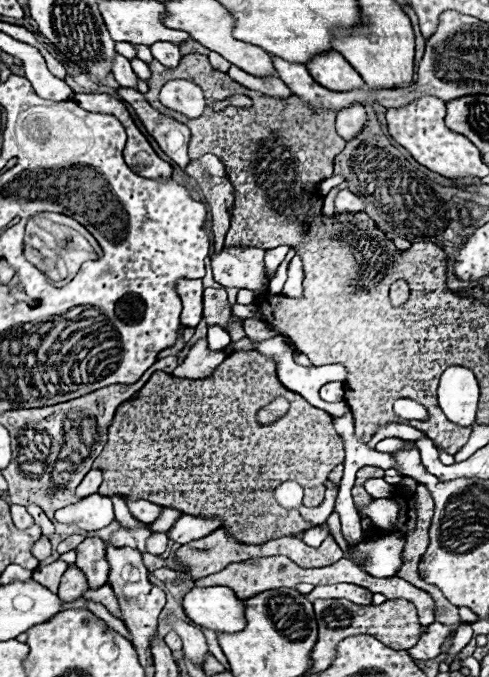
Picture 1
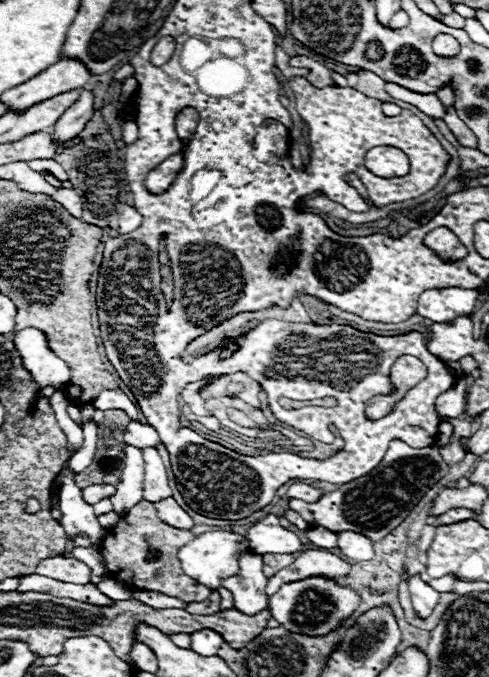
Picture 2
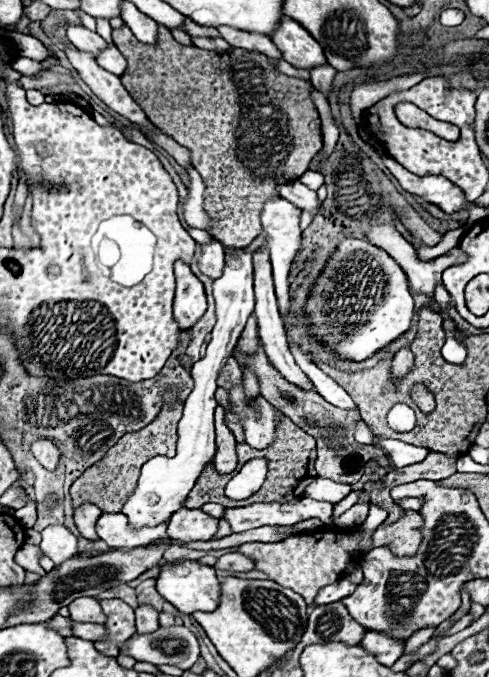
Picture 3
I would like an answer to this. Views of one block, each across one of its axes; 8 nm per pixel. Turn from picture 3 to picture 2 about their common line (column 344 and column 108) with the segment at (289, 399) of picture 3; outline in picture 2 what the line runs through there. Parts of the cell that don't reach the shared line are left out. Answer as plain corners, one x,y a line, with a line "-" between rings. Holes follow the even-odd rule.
112,408
104,412
104,420
98,426
98,446
92,464
76,476
78,488
90,484
118,484
122,480
124,468
124,430
128,424
128,414
124,410

